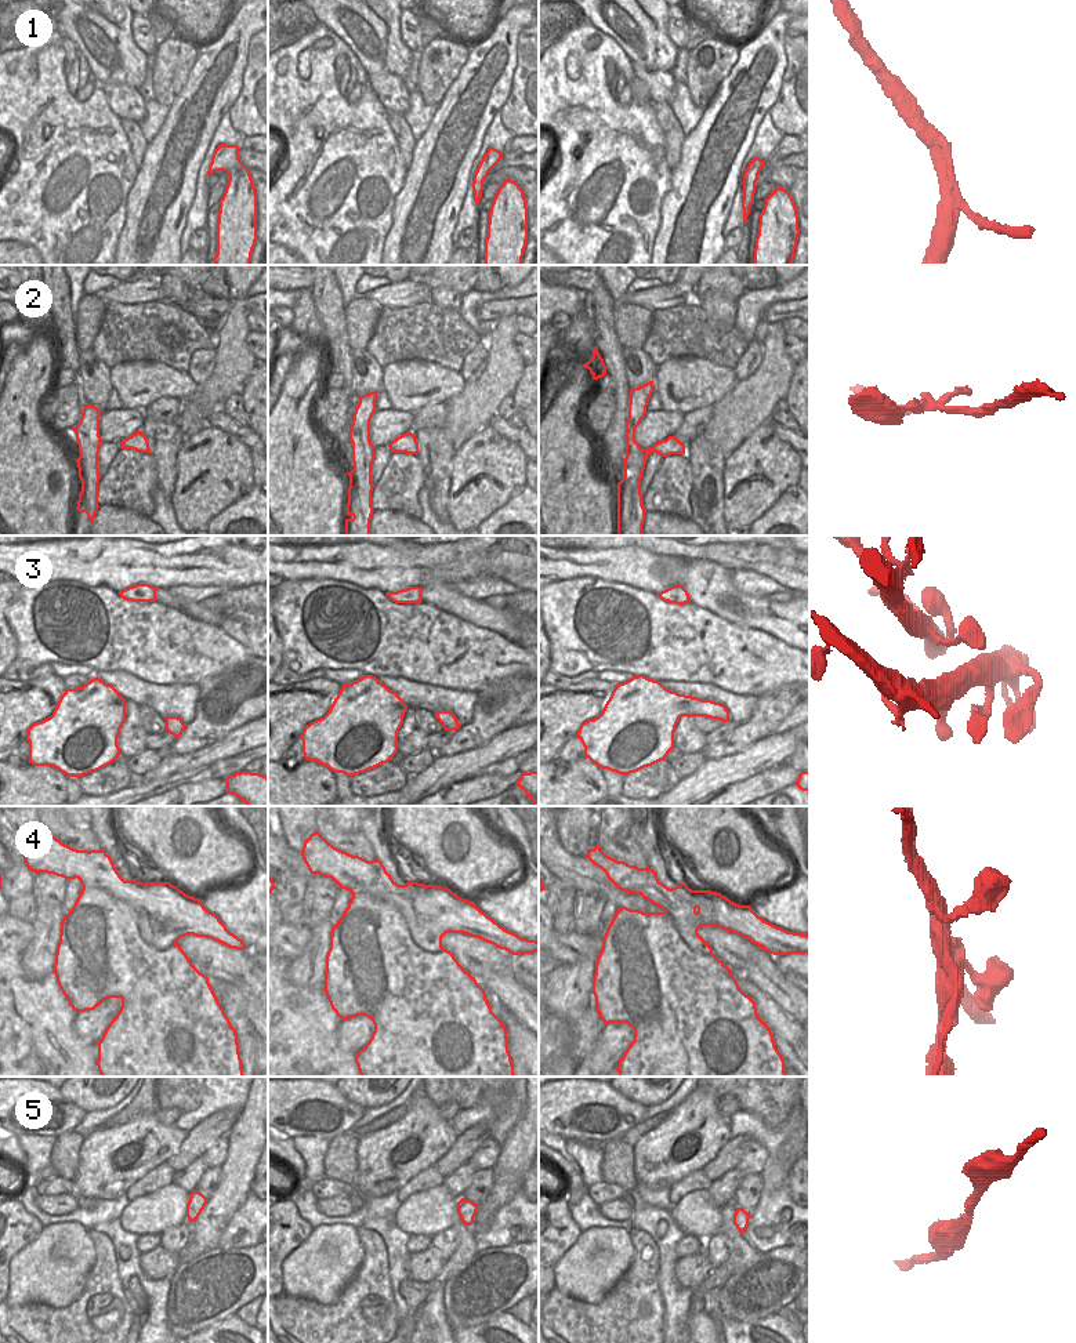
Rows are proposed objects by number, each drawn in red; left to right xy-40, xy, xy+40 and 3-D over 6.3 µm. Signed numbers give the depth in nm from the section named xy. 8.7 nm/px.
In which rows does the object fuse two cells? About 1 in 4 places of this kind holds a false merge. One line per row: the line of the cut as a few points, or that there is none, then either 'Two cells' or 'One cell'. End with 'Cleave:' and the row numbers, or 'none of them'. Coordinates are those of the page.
1: No split. One cell
2: No split. One cell
3: No split. One cell
4: Split along xy-40 (83, 886), (125, 900), (148, 943), (176, 944). Two cells
5: No split. One cell
Cleave: 4.

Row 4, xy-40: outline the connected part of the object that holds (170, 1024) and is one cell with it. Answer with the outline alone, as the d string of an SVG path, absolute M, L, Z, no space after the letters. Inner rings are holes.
M83 888L75 905L61 922L59 943L57 945L55 963L52 973L57 983L68 999L69 1005L77 1013L94 1010L99 1003L108 998L120 998L122 1008L116 1017L106 1027L98 1045L98 1071L101 1077L244 1077L242 1068L242 1059L239 1053L239 1043L236 1030L232 1027L222 1006L220 1005L209 977L200 973L189 961L184 950L175 944L169 950L157 950L148 944L138 928L138 915L126 901L113 897L111 893L97 888Z

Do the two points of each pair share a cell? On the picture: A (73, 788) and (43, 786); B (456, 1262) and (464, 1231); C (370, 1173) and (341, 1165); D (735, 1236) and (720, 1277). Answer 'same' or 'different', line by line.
A: different
B: same
C: different
D: same

